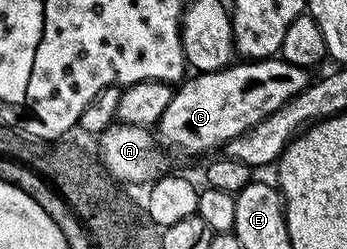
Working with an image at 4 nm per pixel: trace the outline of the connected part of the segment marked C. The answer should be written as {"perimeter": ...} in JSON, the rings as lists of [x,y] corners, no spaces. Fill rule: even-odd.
{"perimeter":[[[271,56],[268,58],[263,58],[261,60],[242,60],[239,61],[239,66],[237,64],[231,64],[226,66],[223,70],[217,70],[216,72],[208,72],[207,74],[198,72],[193,76],[187,77],[185,81],[181,83],[175,89],[174,95],[172,96],[172,104],[168,104],[168,108],[164,108],[164,116],[160,116],[158,125],[156,127],[156,138],[159,143],[167,151],[175,150],[178,154],[206,154],[209,155],[211,152],[209,150],[214,150],[217,148],[225,147],[228,140],[232,140],[236,136],[240,136],[245,132],[245,130],[251,130],[256,124],[260,124],[260,120],[264,120],[264,116],[272,116],[272,112],[276,112],[276,108],[280,108],[284,104],[288,104],[292,100],[292,96],[299,94],[305,86],[310,85],[312,81],[311,71],[304,66],[297,66],[296,64],[288,64],[283,62],[281,57]]]}

